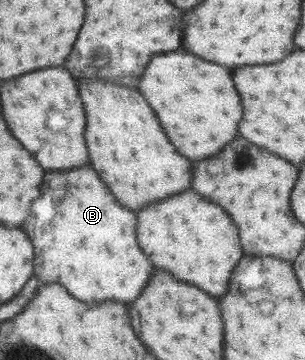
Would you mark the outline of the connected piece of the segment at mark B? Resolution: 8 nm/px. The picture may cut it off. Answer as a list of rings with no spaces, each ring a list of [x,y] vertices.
[[[89,165],[69,171],[51,171],[47,187],[51,187],[51,193],[41,193],[41,199],[33,203],[31,217],[23,223],[23,231],[29,231],[29,239],[37,243],[35,276],[38,281],[43,284],[60,283],[71,295],[87,303],[105,300],[131,303],[155,273],[155,265],[135,237],[136,213],[117,203],[119,200]]]

